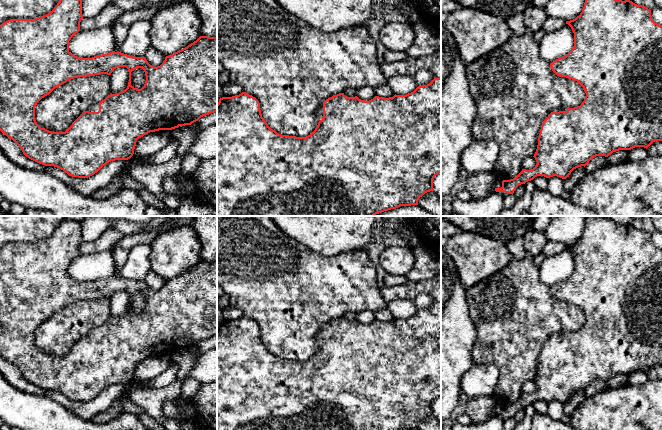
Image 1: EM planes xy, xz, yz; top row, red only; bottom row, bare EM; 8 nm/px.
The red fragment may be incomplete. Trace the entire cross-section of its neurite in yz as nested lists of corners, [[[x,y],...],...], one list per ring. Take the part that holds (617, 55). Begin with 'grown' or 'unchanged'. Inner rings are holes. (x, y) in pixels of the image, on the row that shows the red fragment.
grown; [[[585,0],[580,15],[573,20],[566,21],[566,24],[571,27],[574,33],[574,46],[566,56],[550,63],[550,67],[557,76],[577,81],[586,93],[585,99],[580,106],[556,109],[548,115],[541,125],[537,149],[533,156],[537,162],[536,166],[531,170],[522,169],[513,179],[495,182],[495,191],[499,192],[503,197],[513,194],[519,185],[525,184],[537,176],[544,176],[546,178],[557,176],[566,179],[574,169],[581,166],[585,167],[596,156],[608,157],[613,152],[631,150],[635,147],[647,149],[653,142],[662,141],[662,25],[653,21],[651,10],[644,5],[637,5],[630,0]]]

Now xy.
grown; [[[59,0],[54,9],[44,16],[10,19],[0,25],[0,131],[12,139],[26,157],[45,166],[57,167],[69,176],[88,178],[111,161],[130,159],[137,140],[144,135],[191,125],[201,117],[217,112],[217,37],[200,36],[187,47],[166,56],[157,67],[150,65],[145,57],[115,51],[92,58],[79,58],[69,52],[69,41],[80,31],[82,19],[82,0]],[[117,67],[126,67],[129,71],[125,90],[111,93],[101,102],[91,105],[65,132],[52,132],[37,124],[35,107],[55,88],[78,77],[111,75]],[[137,68],[142,68],[146,76],[141,89],[131,85],[131,72]]]

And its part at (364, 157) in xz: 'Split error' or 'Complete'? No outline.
Split error

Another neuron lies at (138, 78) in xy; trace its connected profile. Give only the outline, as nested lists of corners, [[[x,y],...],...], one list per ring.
[[[137,68],[131,72],[131,85],[134,88],[141,89],[146,81],[145,72],[142,68]]]

